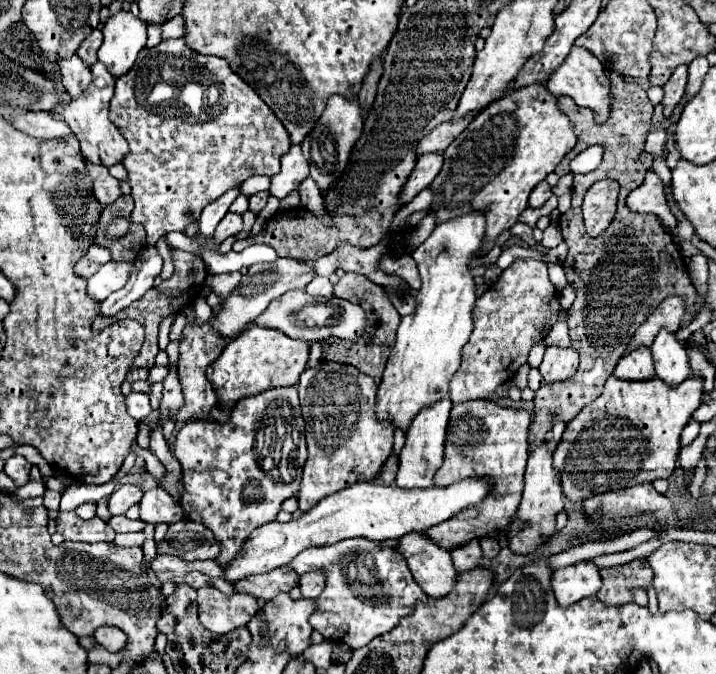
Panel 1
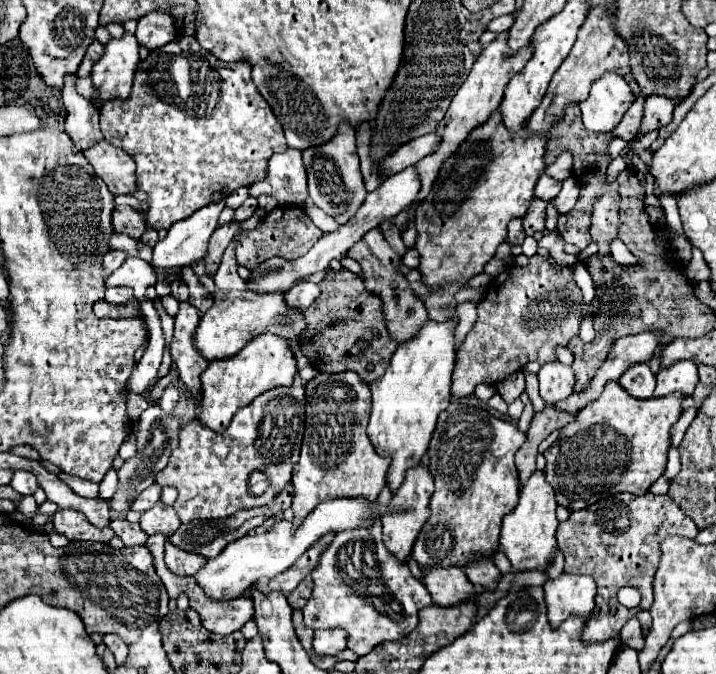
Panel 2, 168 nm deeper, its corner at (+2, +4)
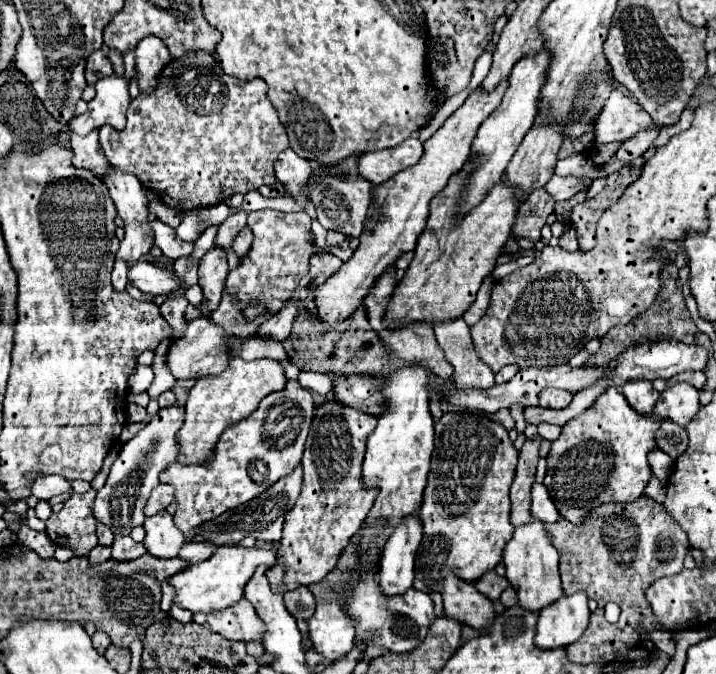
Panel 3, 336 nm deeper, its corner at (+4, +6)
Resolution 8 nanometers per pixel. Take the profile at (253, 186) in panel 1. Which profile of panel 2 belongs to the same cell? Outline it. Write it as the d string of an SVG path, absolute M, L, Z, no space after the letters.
M242 186L242 188L238 188L236 192L232 192L224 202L226 202L226 206L230 206L230 208L238 208L246 198L248 198L248 186Z

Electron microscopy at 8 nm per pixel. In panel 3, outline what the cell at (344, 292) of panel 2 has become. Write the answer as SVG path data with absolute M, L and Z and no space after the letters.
M324 254L324 256L312 256L310 258L310 274L306 278L300 280L300 284L294 290L294 300L300 308L294 324L292 324L292 332L290 336L284 340L284 350L288 354L288 358L306 372L334 372L334 374L370 374L370 376L378 376L382 372L382 368L388 364L390 354L386 352L384 344L378 340L376 332L372 330L372 326L368 324L366 312L364 308L358 308L348 320L340 322L334 330L328 328L328 324L322 324L316 318L316 304L312 298L312 292L326 282L326 278L330 278L334 272L338 272L342 266L342 260L332 256L332 254Z

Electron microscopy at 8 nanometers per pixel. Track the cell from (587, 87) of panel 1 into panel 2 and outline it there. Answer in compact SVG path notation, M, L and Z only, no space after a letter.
M602 74L592 82L590 94L580 102L584 126L592 132L610 132L626 114L634 94L618 74Z

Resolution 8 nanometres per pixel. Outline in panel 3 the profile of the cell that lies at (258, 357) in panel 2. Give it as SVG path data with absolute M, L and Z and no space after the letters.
M230 358L228 368L220 376L208 376L196 380L196 386L190 390L188 402L186 402L186 420L184 426L178 432L178 444L180 444L180 464L206 464L212 458L214 446L220 440L218 436L238 420L250 416L260 400L272 392L278 392L286 386L284 370L280 362L262 358L244 362L242 358Z

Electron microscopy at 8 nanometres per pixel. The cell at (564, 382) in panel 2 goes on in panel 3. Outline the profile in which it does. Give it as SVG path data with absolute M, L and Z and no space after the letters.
M548 388L548 390L544 390L544 392L540 394L540 406L542 406L542 408L560 410L560 408L566 408L570 402L572 402L572 394L566 392L566 390Z

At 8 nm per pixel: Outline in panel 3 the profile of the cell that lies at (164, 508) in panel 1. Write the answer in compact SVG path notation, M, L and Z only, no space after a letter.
M160 512L156 516L146 518L146 550L156 558L176 558L182 544L184 534L174 526L174 520L168 512Z

